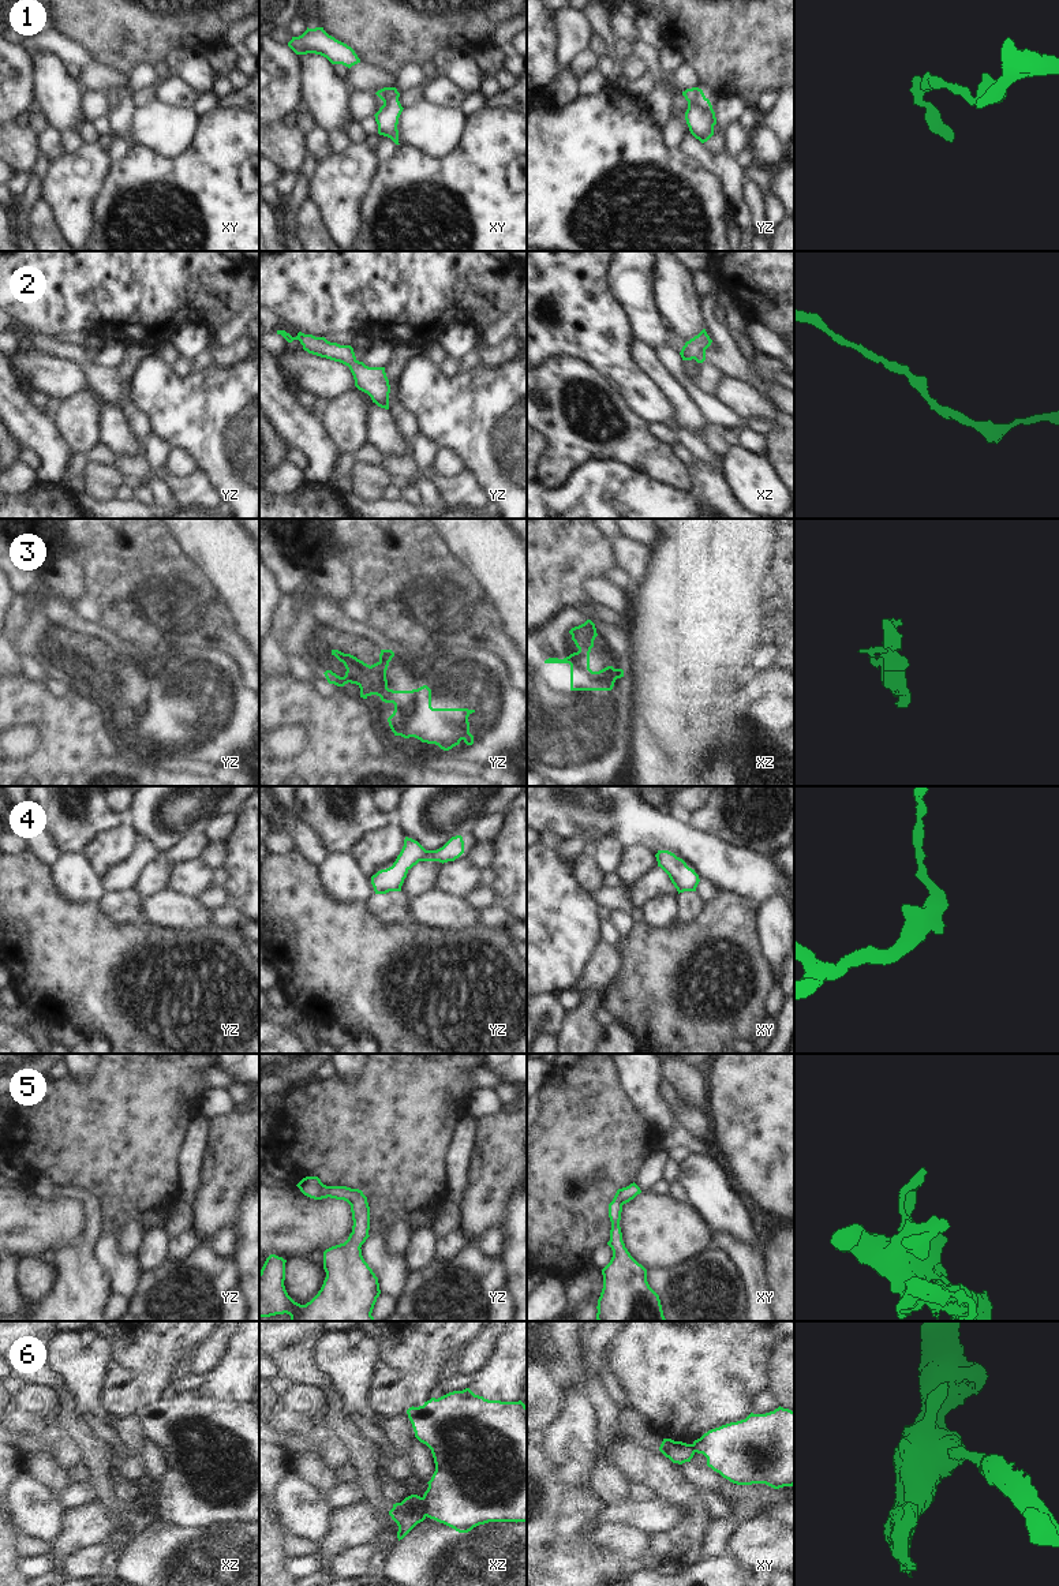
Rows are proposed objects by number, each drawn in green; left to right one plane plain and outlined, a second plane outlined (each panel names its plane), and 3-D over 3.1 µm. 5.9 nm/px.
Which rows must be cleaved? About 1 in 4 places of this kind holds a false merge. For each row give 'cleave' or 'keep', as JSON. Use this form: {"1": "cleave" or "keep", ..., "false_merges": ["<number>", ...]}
{"1": "keep", "2": "keep", "3": "cleave", "4": "keep", "5": "keep", "6": "cleave", "false_merges": ["3", "6"]}

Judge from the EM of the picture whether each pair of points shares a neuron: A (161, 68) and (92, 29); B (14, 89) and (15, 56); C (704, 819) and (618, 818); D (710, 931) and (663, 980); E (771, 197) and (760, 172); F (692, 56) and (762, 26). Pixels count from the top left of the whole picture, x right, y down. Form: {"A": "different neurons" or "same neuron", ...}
{"A": "different neurons", "B": "same neuron", "C": "different neurons", "D": "same neuron", "E": "same neuron", "F": "same neuron"}

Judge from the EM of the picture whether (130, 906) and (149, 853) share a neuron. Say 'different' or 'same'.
different

